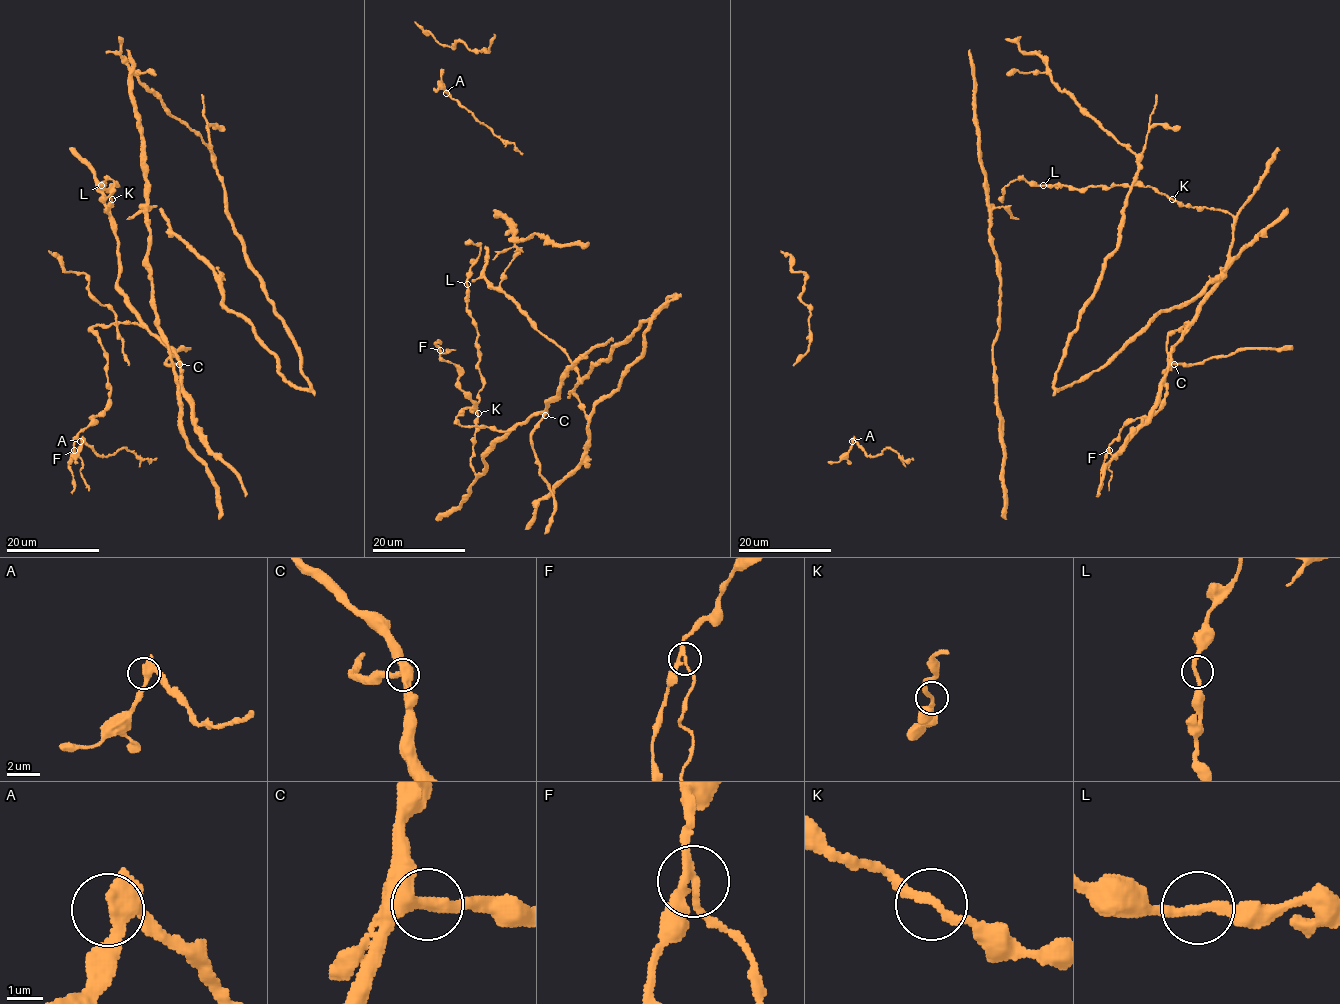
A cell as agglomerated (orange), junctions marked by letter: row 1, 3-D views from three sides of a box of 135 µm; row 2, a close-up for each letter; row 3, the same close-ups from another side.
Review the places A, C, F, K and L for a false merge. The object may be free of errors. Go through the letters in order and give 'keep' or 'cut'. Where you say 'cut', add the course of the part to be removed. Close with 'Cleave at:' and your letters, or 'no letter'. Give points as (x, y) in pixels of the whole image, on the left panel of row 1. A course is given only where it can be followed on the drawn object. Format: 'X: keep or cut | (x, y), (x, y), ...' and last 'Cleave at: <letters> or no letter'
A: keep
C: keep
F: cut | (75, 451), (81, 460), (80, 475), (88, 490)
K: keep
L: keep
Cleave at: F

